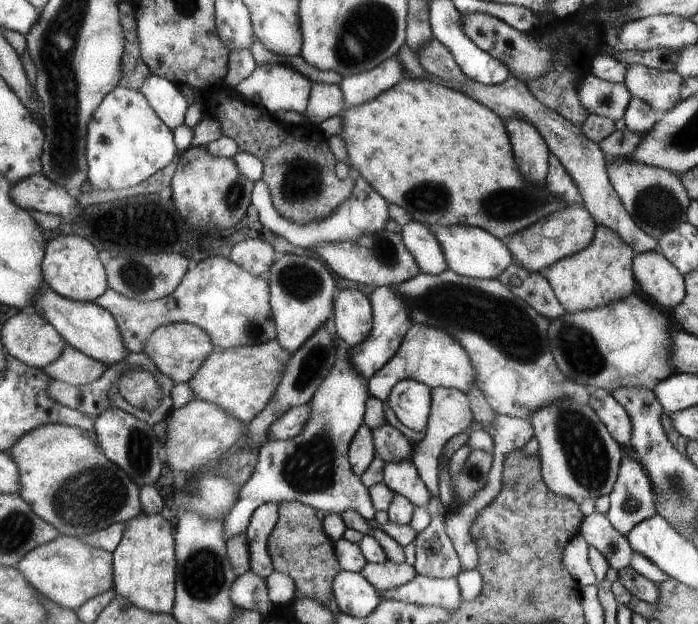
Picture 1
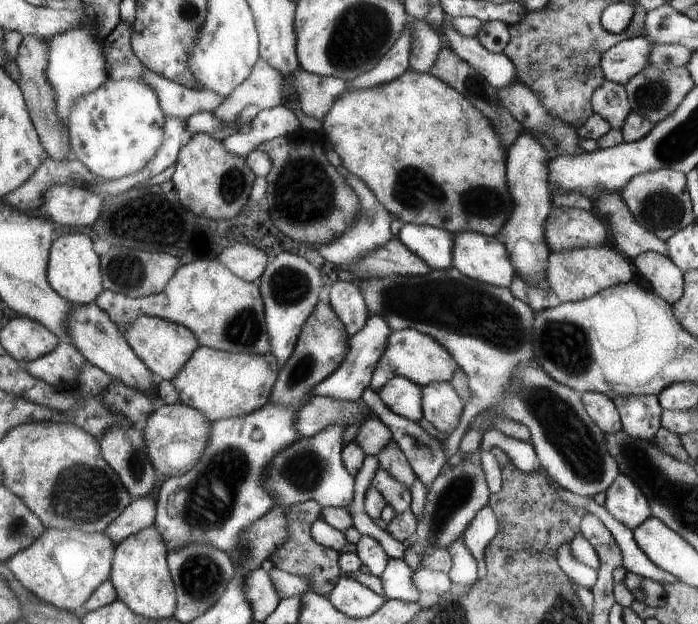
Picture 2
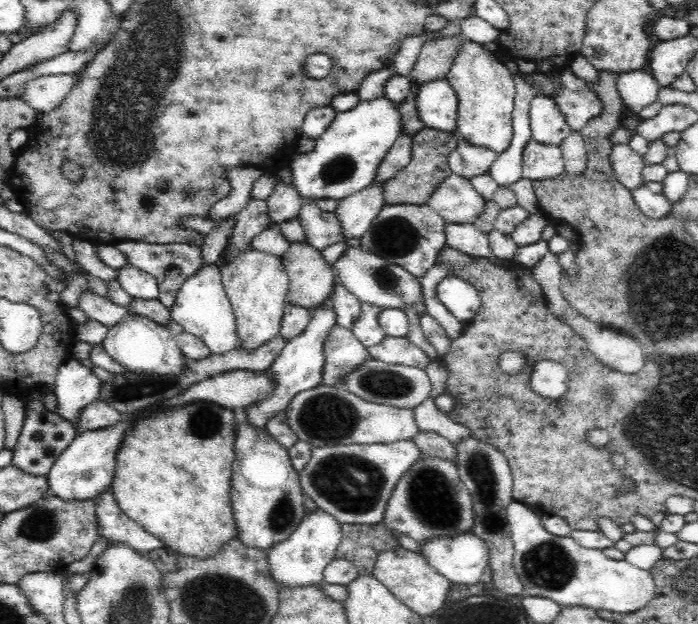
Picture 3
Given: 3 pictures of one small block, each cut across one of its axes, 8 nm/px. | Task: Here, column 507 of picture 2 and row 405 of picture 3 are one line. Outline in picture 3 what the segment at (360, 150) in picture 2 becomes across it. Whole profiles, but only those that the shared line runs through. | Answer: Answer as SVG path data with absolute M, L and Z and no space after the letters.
M212 402L182 405L180 412L156 414L134 421L117 448L116 470L111 484L120 508L133 521L158 538L165 548L179 556L212 558L225 544L238 539L232 504L230 478L235 459L235 426L233 411Z

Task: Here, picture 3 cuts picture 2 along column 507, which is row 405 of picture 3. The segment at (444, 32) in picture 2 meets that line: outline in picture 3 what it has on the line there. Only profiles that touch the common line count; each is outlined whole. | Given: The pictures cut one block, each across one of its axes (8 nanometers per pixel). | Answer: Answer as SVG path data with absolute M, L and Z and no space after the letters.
M68 358L63 365L59 366L55 378L54 393L56 393L56 402L58 414L66 421L77 423L79 414L87 404L100 399L102 394L103 380L98 378L97 374L90 369L90 363L84 363L78 359Z

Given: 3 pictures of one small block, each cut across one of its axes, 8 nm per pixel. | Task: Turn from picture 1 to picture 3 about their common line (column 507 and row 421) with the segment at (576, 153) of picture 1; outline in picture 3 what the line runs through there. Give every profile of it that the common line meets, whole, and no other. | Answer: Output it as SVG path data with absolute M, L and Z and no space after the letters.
M102 399L83 406L77 420L79 432L102 430L120 422L124 414Z

